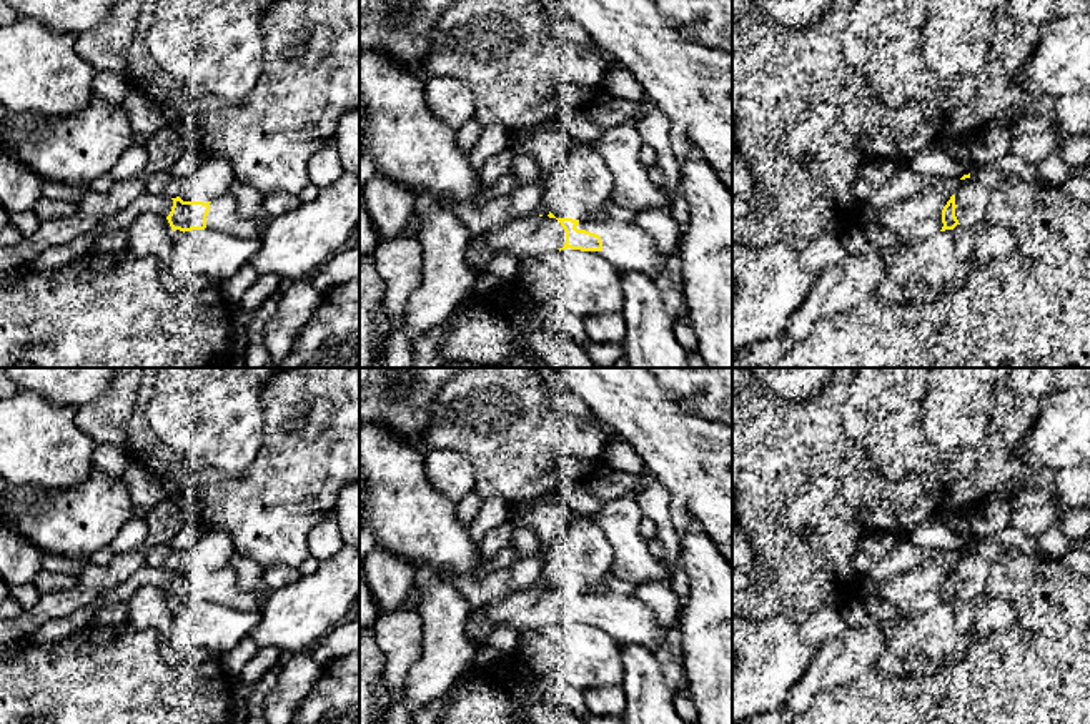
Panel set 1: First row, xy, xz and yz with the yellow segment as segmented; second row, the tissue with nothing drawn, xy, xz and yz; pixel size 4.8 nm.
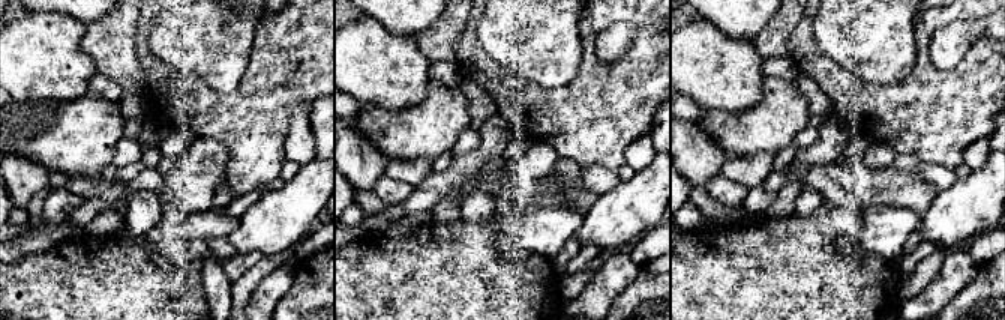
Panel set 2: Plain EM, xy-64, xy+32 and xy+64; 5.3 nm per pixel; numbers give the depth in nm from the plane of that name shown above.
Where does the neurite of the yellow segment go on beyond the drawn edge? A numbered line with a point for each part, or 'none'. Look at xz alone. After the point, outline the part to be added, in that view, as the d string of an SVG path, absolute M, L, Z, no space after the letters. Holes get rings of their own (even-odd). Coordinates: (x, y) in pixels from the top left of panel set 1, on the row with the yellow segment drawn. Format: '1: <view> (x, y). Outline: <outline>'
1: xz (523, 238). Outline: M531 216L513 220L506 226L489 230L484 246L489 255L513 255L518 260L552 253L564 246L566 231L556 218Z
2: xz (624, 245). Outline: M607 218L602 221L589 220L579 221L576 228L601 236L602 250L589 253L599 255L617 271L639 271L654 280L664 265L664 256L659 251L657 243L634 221L622 223Z

